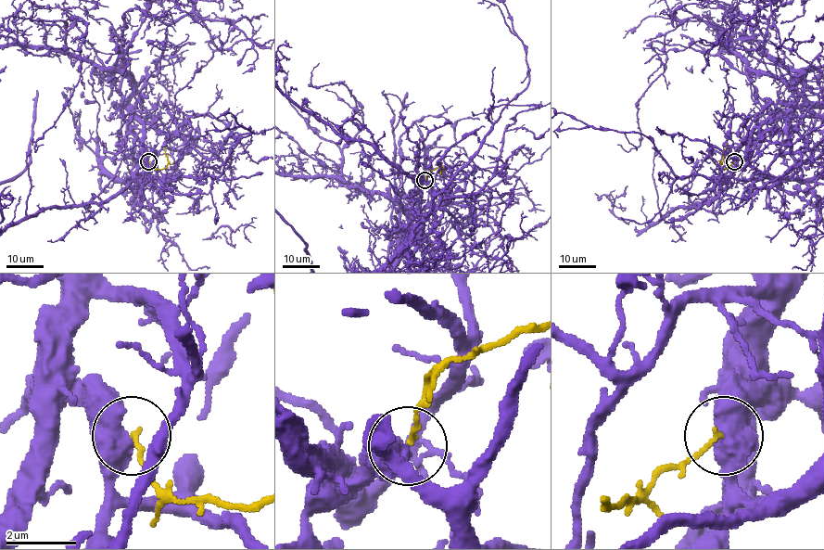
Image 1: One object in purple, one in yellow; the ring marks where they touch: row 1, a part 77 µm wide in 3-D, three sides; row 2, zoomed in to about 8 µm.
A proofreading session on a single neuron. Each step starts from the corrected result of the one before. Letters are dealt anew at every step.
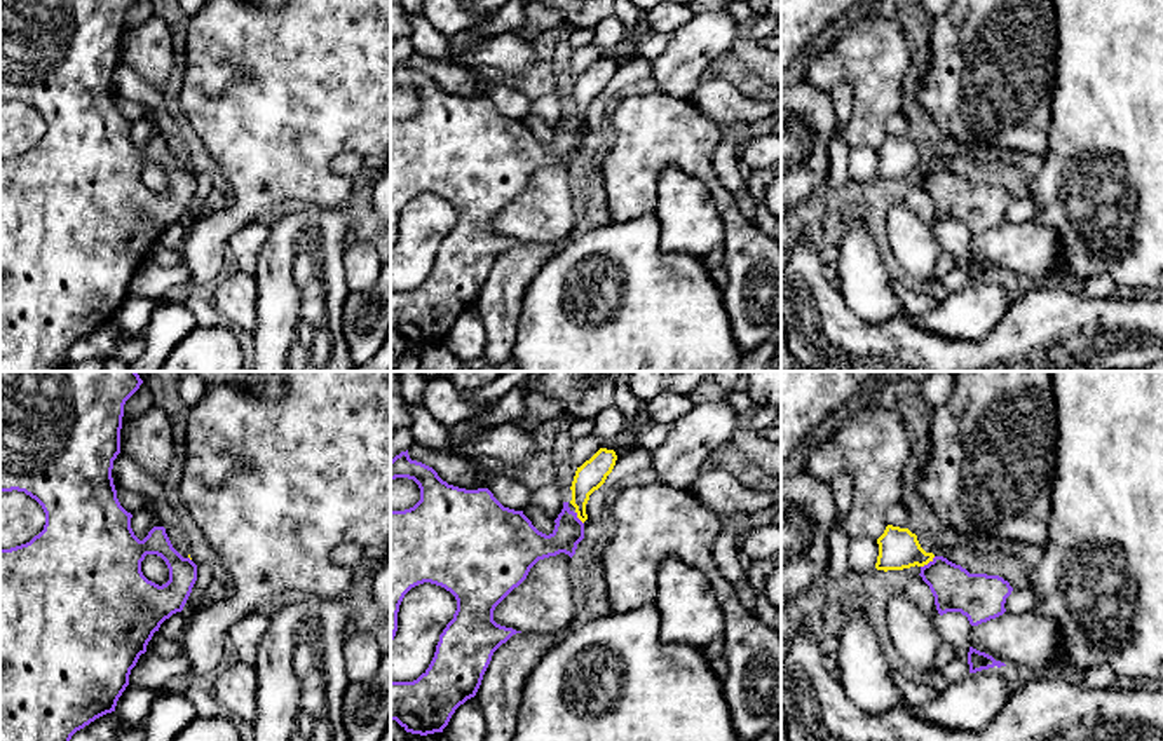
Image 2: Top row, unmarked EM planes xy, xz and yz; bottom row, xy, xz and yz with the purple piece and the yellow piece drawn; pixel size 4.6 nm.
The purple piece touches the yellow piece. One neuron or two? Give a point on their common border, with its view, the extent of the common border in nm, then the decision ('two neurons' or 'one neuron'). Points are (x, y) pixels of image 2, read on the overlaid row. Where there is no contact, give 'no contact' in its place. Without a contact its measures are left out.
yz (930, 562) | 90 nm | two neurons

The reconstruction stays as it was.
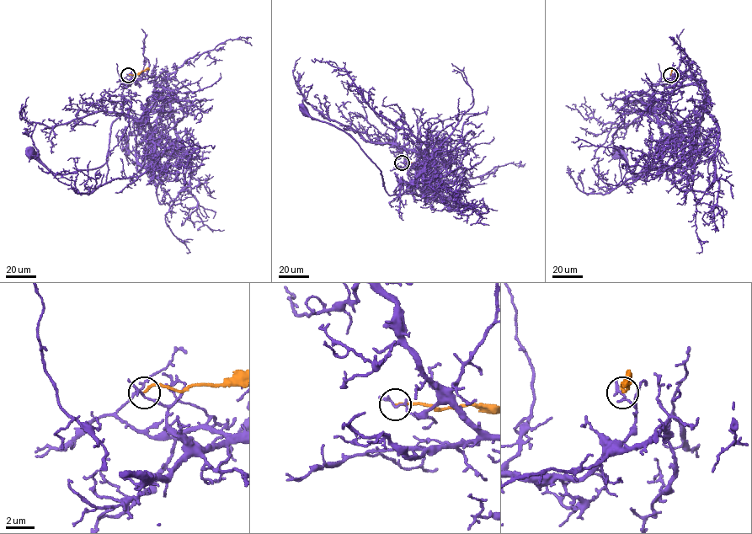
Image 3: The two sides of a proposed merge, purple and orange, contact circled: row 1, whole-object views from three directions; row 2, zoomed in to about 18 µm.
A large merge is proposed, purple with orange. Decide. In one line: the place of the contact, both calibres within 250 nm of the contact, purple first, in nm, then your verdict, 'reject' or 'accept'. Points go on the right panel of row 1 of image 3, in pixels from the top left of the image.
place (670, 75); calibres 130 and 190 nm; reject

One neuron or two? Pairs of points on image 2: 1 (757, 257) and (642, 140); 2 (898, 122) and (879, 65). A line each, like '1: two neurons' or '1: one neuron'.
1: one neuron
2: two neurons

